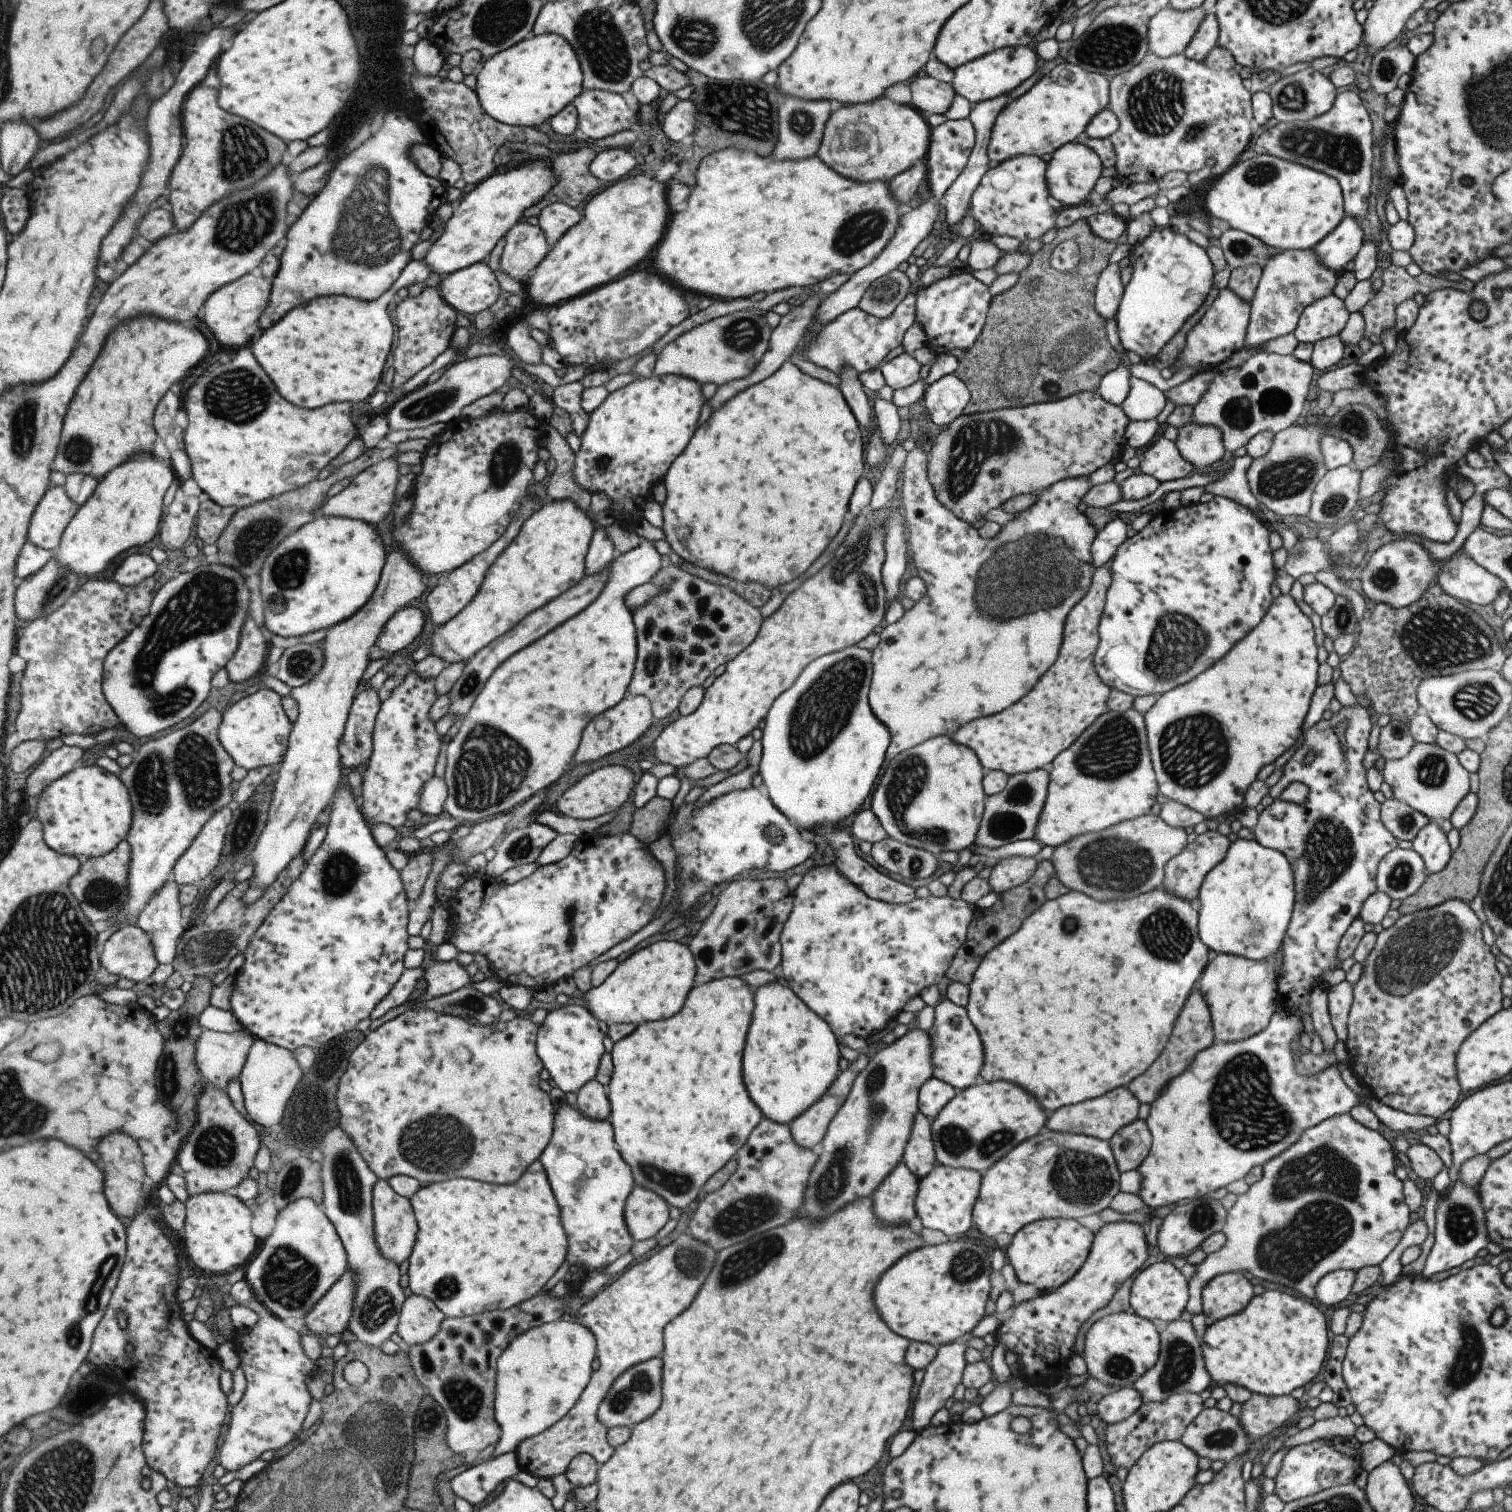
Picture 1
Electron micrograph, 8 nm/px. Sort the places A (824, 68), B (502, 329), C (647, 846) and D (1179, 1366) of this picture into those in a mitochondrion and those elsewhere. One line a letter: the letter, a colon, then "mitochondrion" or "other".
A: other
B: other
C: other
D: mitochondrion

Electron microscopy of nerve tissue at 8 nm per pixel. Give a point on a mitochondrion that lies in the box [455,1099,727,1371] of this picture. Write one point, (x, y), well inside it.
(676, 1182)

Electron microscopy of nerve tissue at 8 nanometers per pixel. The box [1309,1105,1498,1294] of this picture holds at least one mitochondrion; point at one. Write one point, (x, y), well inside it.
(1460, 1225)

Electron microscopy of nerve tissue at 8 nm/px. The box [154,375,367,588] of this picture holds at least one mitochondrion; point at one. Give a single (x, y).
(252, 539)

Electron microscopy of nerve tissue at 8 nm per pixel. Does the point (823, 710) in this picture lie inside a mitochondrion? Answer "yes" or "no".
yes

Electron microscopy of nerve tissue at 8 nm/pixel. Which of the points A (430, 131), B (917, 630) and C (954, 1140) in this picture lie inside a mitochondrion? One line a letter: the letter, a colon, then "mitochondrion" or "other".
A: other
B: other
C: mitochondrion

